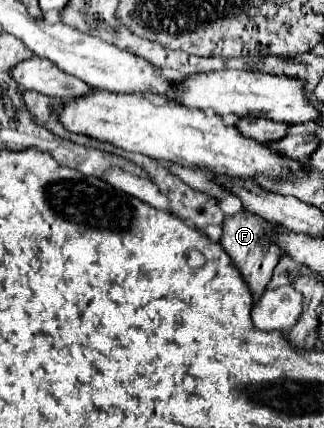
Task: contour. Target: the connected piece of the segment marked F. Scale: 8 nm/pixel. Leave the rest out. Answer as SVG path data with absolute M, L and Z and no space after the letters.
M239 212L235 216L225 216L225 222L223 222L223 234L221 234L219 244L231 256L231 260L239 268L241 276L245 278L245 282L247 282L251 294L253 294L253 302L257 302L261 298L261 294L265 292L265 286L271 280L271 272L277 266L279 256L281 256L281 250L273 242L269 242L267 232L271 230L271 226L273 224L269 224L263 218L259 218L255 214L249 214L249 212Z

